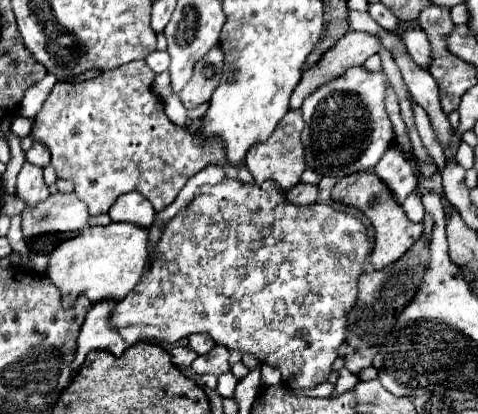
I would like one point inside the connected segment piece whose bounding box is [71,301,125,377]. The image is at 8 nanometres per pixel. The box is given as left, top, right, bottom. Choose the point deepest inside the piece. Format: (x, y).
(95, 335)

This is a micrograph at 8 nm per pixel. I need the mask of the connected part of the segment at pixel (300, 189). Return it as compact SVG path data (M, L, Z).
M297 183L291 191L287 191L287 197L291 199L291 203L311 205L311 203L315 203L315 199L317 199L317 185Z

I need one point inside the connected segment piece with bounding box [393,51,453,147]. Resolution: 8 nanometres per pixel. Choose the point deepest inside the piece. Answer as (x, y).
(421, 85)

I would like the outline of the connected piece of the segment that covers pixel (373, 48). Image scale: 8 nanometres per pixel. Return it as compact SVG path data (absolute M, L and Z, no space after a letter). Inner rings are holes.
M349 31L349 35L339 39L329 51L323 53L323 59L315 67L303 73L301 81L297 83L291 95L289 109L299 109L303 105L303 99L307 99L311 91L319 89L323 83L329 83L331 79L337 79L339 73L343 75L343 71L363 65L367 57L379 51L379 47L381 47L379 37L371 33Z

